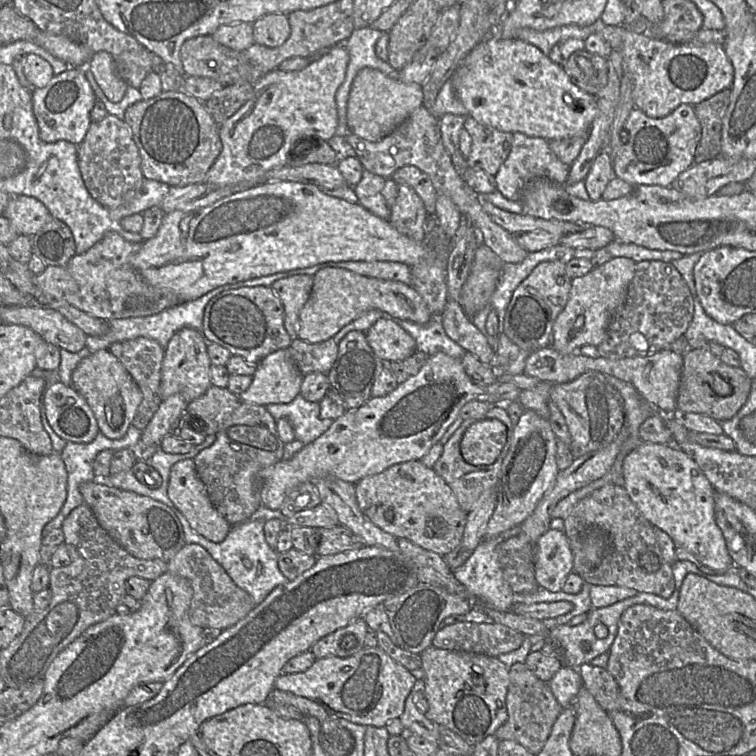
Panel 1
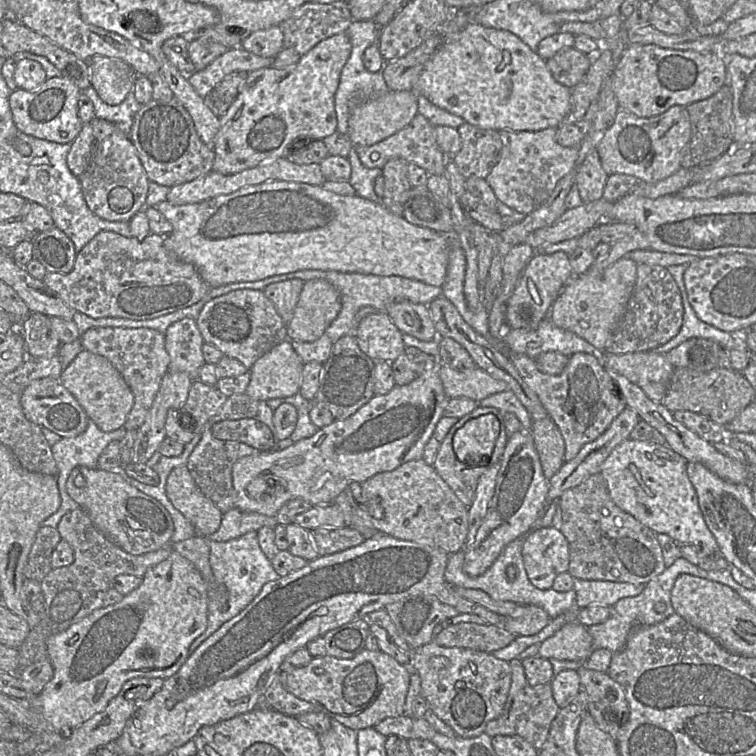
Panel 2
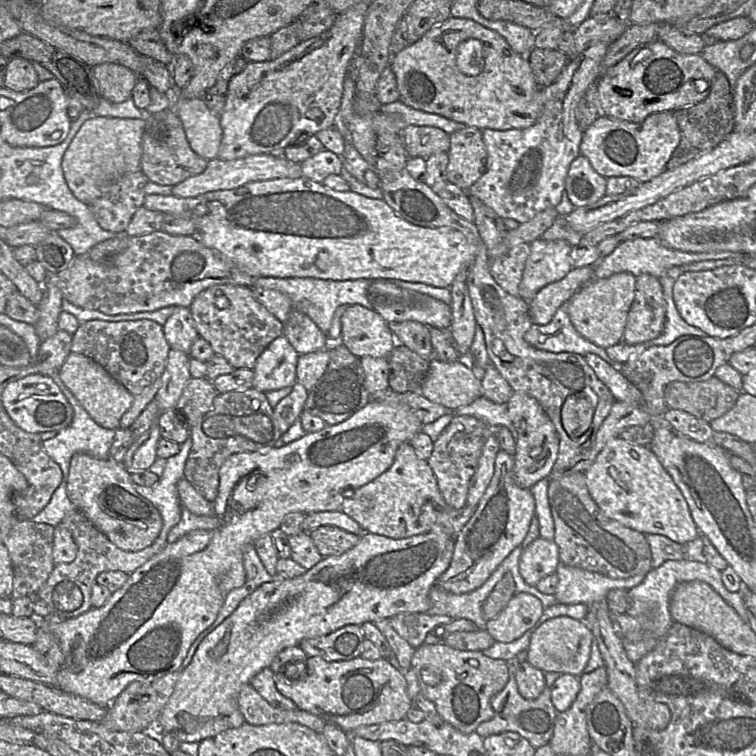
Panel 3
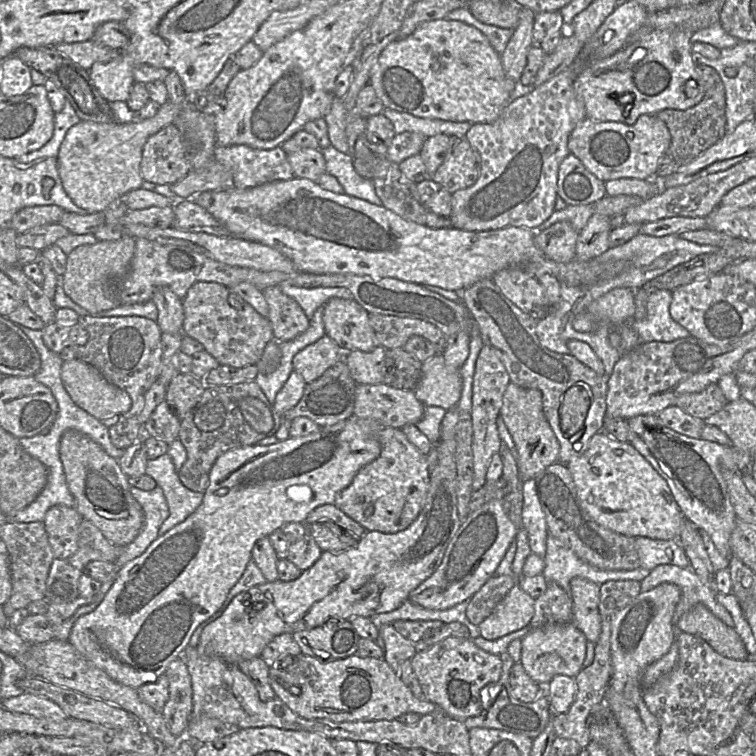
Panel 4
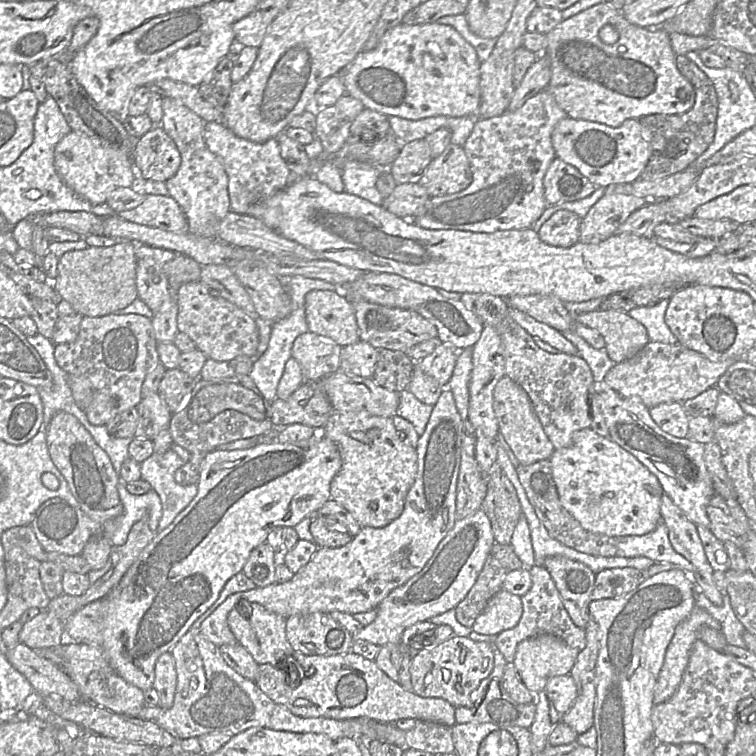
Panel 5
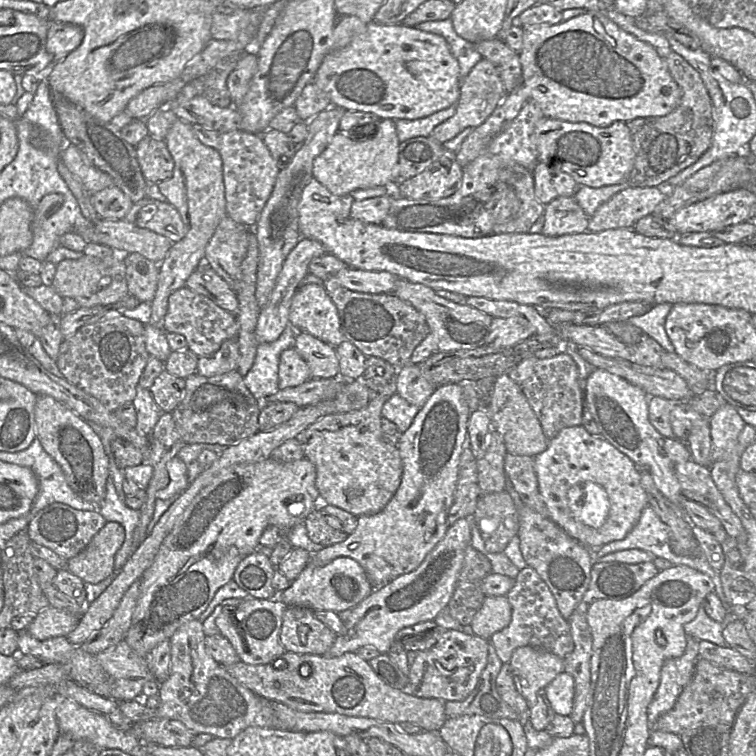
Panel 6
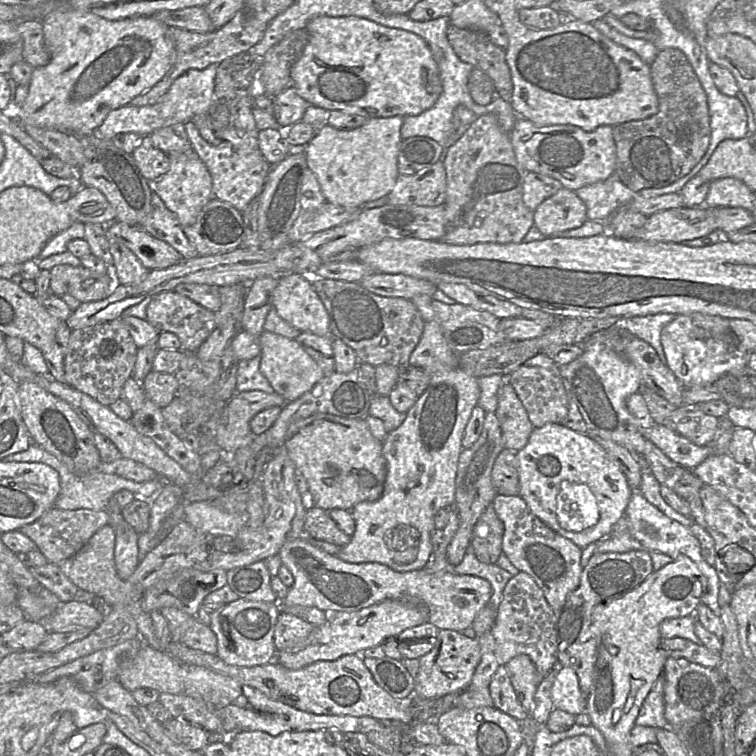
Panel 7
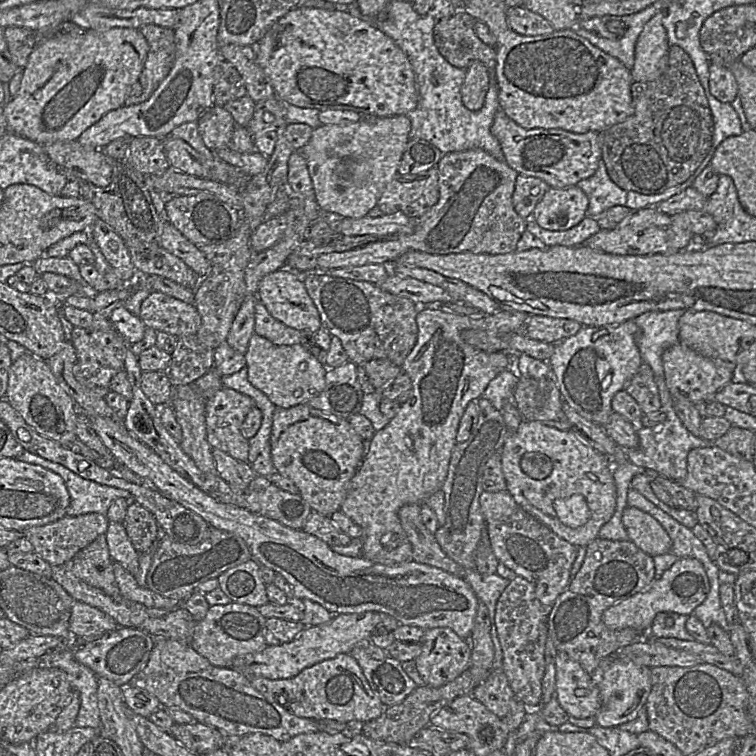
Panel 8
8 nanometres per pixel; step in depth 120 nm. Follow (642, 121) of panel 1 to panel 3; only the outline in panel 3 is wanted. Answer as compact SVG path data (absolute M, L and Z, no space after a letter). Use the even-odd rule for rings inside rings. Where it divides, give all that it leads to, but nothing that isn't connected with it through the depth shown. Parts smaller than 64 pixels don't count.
M673 111L653 113L641 123L601 115L583 131L580 154L605 178L631 176L642 183L666 170L667 162L679 145L680 138Z

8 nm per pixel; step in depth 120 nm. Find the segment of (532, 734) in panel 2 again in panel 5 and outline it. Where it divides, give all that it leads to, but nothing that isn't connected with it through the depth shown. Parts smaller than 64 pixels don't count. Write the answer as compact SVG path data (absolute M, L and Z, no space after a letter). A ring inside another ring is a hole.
M493 647L493 669L489 676L485 678L470 695L470 705L468 707L455 708L456 724L465 723L492 723L506 726L518 726L530 728L536 713L536 704L521 704L514 701L504 690L502 677L507 662L498 649Z

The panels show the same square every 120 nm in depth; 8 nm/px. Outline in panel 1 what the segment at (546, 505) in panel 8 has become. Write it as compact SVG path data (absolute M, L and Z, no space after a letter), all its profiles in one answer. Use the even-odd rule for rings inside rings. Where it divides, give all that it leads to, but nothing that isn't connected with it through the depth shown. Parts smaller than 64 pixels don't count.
M642 442L623 461L624 488L644 517L655 527L666 532L676 547L692 554L703 565L714 569L717 574L728 572L734 565L725 539L715 522L715 489L697 463L672 444Z

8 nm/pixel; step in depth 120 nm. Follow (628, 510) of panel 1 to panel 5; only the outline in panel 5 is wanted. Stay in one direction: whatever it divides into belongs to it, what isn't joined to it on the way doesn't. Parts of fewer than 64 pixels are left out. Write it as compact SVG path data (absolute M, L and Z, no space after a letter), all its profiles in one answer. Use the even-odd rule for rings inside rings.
M549 459L540 460L529 465L520 464L515 468L529 502L551 537L559 540L566 546L586 554L603 557L618 556L617 537L610 537L587 531L562 505Z

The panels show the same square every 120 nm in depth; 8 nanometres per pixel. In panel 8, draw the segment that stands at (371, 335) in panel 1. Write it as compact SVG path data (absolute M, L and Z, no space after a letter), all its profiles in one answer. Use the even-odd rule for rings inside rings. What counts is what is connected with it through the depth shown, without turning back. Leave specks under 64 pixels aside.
M281 268L264 276L259 282L256 296L273 318L288 327L310 332L322 328L319 312L307 293L303 278L294 271Z

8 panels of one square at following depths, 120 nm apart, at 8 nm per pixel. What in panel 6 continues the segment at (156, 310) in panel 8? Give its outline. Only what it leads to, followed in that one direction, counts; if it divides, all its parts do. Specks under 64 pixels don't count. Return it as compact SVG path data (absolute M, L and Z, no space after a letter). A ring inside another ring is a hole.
M183 286L169 296L162 329L166 333L181 334L187 341L187 349L198 357L208 357L213 355L224 341L235 336L236 317L234 313L222 309L211 299Z

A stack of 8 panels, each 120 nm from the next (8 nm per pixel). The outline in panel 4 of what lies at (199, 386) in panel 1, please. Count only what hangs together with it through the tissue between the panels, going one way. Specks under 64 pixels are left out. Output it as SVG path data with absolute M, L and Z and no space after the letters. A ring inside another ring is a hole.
M168 287L155 289L151 302L158 311L157 325L162 333L178 334L182 332L184 310L182 300Z

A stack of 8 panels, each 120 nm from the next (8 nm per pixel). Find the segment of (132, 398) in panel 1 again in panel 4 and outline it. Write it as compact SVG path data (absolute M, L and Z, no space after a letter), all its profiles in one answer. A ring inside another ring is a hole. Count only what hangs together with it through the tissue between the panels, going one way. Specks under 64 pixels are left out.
M63 361L61 379L75 404L98 420L126 413L131 408L129 394L108 382L88 363Z

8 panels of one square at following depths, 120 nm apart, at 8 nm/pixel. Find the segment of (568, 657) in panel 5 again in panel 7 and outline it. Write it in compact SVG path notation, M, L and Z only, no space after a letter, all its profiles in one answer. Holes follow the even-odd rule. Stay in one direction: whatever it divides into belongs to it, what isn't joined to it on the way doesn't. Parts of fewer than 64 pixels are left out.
M525 654L513 657L505 666L519 702L528 715L532 716L534 696L543 679L542 676L539 675L531 658Z

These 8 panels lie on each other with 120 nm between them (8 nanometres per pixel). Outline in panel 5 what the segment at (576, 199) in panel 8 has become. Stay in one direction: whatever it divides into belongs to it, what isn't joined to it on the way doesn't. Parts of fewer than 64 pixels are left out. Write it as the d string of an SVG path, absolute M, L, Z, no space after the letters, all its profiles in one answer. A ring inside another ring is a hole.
M558 210L542 225L538 235L546 244L568 248L579 242L581 221L569 210Z

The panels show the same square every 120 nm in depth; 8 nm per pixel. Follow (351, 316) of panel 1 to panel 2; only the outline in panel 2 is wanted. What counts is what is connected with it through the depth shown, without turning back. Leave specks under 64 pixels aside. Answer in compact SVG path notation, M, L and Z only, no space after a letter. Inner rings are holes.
M328 281L304 282L292 320L287 324L291 341L314 342L325 334L341 310L341 295ZM399 301L391 303L386 313L403 334L424 342L431 341L438 336L428 305Z

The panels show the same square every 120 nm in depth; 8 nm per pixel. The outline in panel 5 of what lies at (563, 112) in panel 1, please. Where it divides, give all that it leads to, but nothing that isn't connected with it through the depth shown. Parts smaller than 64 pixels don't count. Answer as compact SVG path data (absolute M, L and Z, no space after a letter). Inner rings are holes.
M437 22L426 24L398 24L385 32L377 46L371 50L362 50L341 73L346 93L361 100L365 108L378 111L387 116L395 115L410 120L418 120L431 116L475 116L481 101L480 66L482 62L475 48L452 26Z

